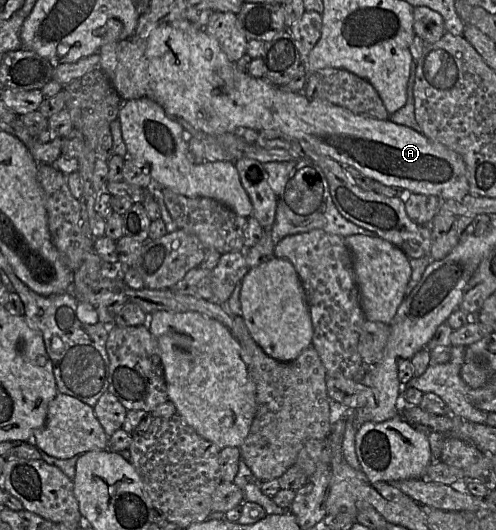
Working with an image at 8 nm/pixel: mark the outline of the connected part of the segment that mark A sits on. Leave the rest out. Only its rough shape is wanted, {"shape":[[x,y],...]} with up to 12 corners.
{"shape":[[204,29],[119,38],[99,69],[209,135],[277,130],[405,193],[469,193],[458,153],[239,70]]}

